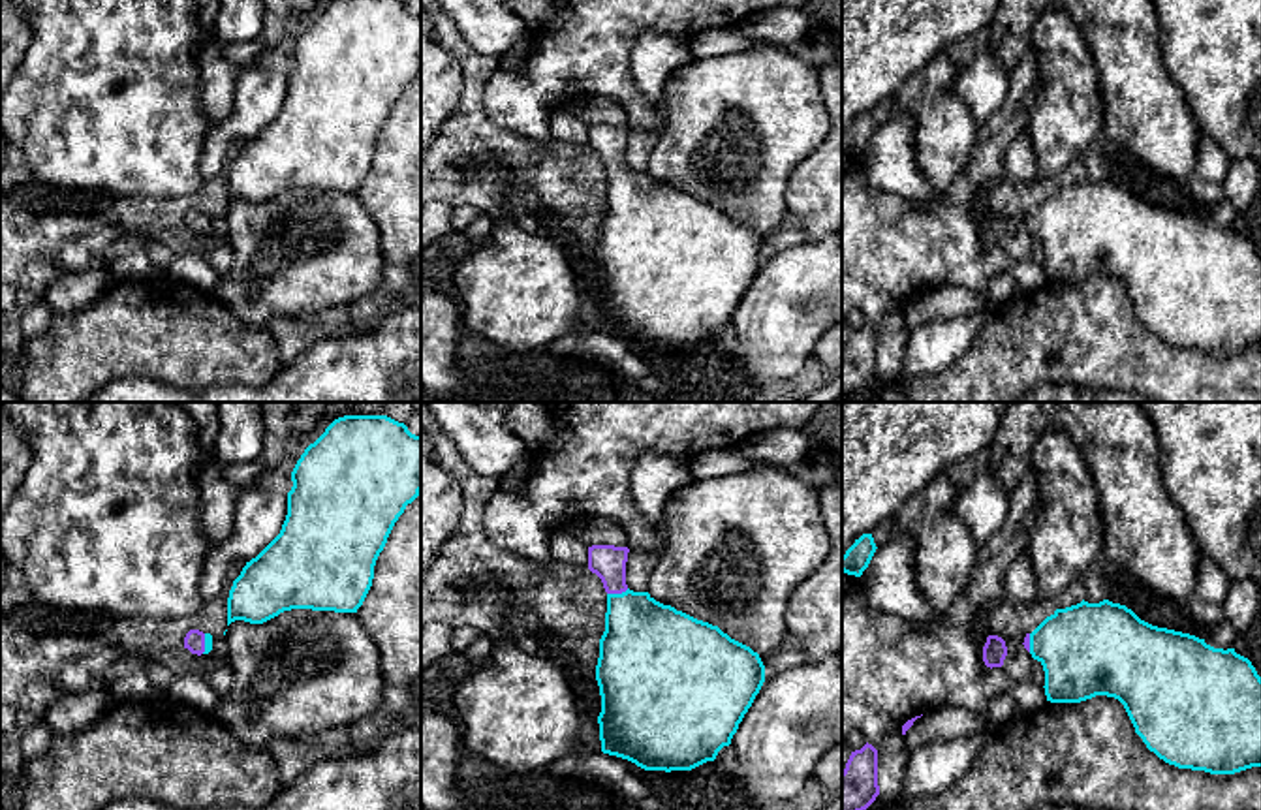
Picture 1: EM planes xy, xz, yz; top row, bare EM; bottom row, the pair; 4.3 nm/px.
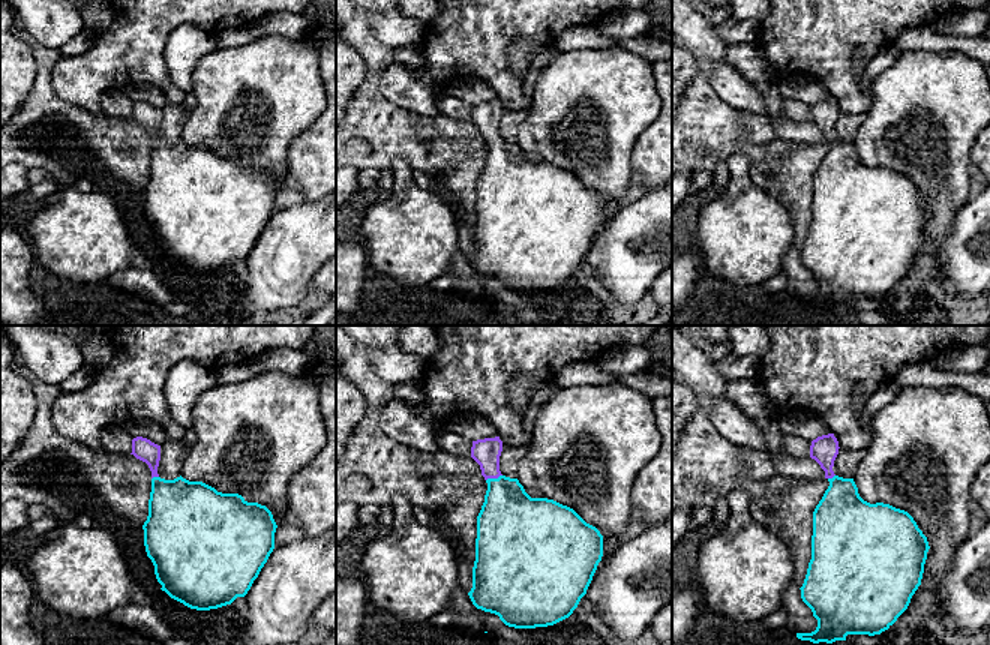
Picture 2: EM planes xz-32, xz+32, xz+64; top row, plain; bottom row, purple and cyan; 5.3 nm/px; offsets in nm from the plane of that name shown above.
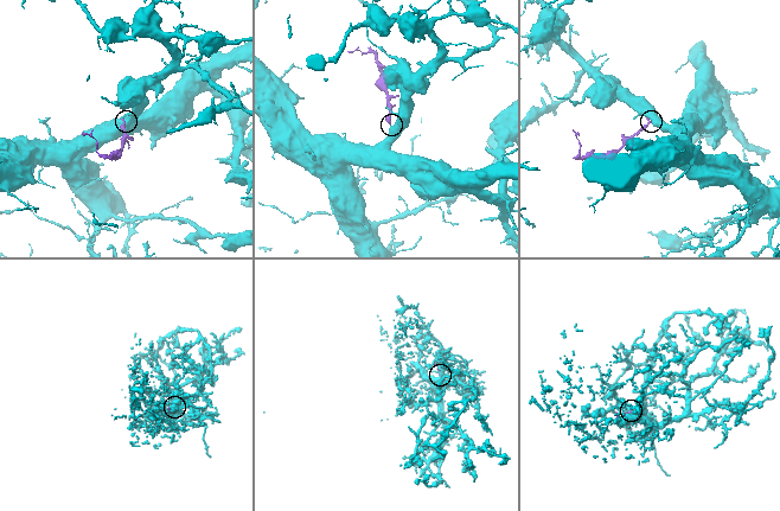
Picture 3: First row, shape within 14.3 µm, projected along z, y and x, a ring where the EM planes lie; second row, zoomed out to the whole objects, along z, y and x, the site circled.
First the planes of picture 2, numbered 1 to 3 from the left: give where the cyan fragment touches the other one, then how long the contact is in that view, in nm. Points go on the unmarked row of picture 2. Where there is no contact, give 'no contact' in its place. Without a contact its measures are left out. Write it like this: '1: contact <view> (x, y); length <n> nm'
1: contact xz-32 (155, 140); length 40 nm
2: contact xz+32 (494, 141); length 90 nm
3: contact xz+64 (831, 141); length 50 nm

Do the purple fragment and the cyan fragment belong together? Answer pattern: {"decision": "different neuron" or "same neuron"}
{"decision": "same neuron"}

